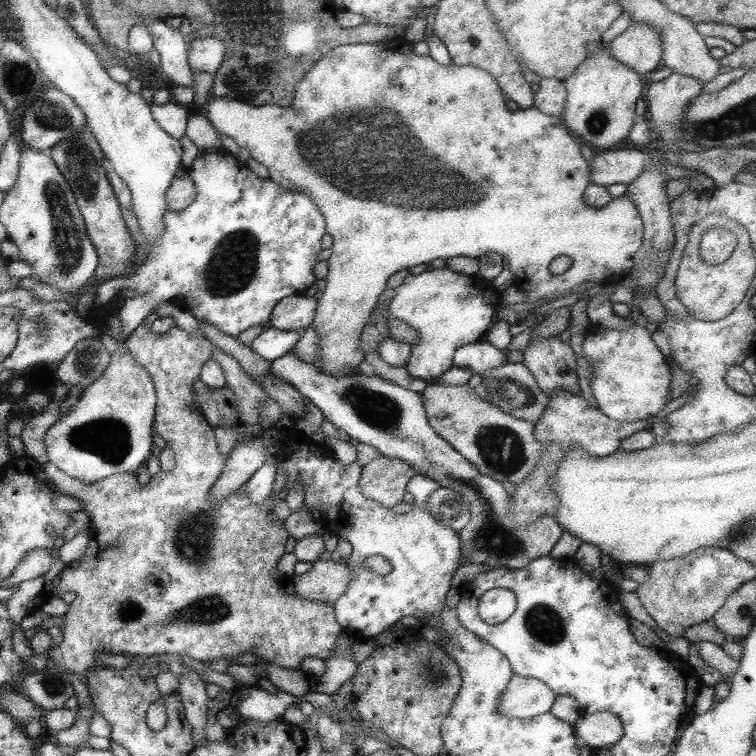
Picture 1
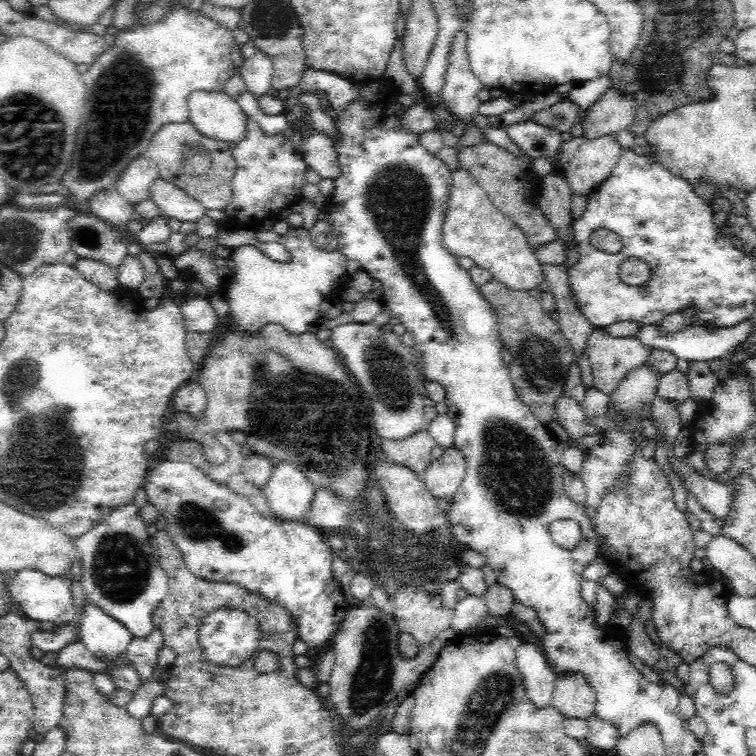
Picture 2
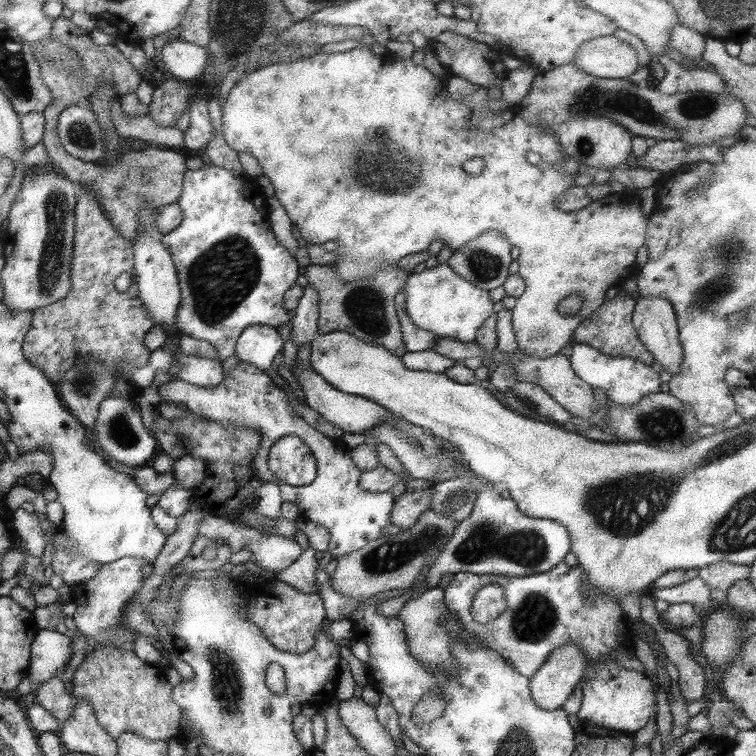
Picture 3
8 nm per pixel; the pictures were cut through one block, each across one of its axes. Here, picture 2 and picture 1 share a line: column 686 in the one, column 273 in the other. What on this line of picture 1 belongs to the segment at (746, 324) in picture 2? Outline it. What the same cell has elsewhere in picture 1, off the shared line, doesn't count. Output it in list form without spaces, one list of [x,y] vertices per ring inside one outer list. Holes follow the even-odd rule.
[[[267,326],[267,329],[264,329],[258,336],[254,336],[252,340],[251,347],[252,350],[264,358],[264,360],[272,361],[279,359],[281,356],[284,356],[286,353],[290,353],[298,339],[302,335],[302,330],[278,330]]]

